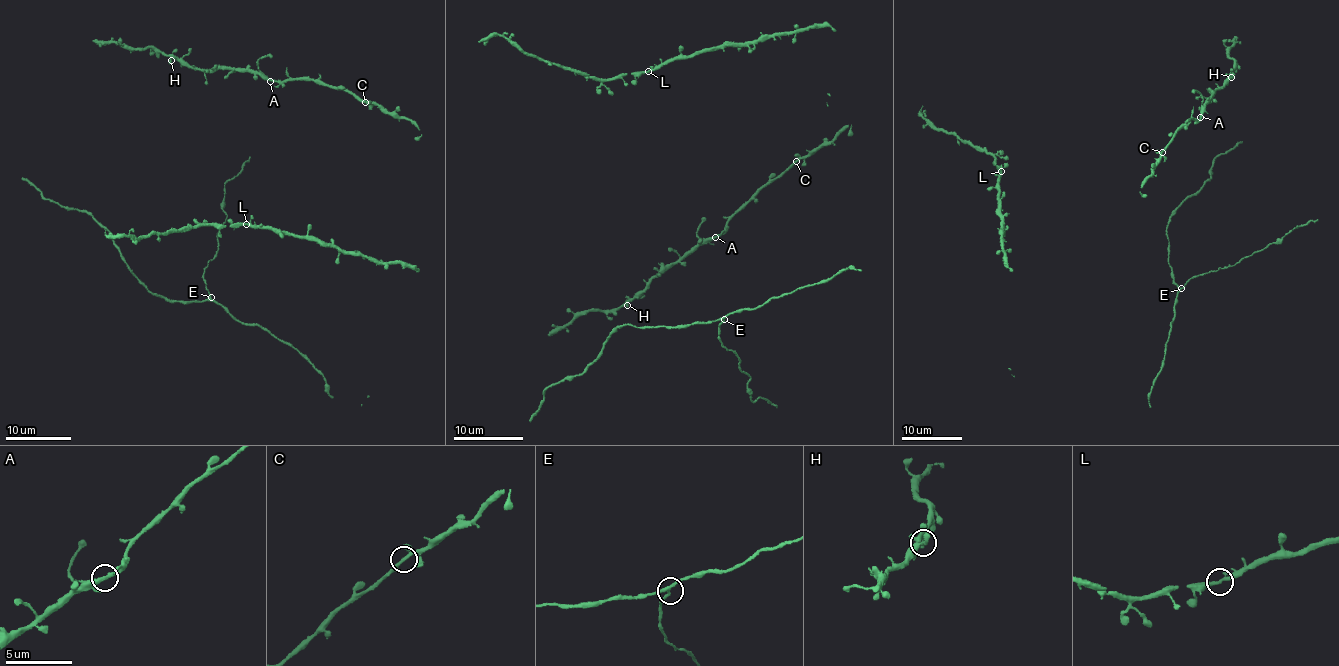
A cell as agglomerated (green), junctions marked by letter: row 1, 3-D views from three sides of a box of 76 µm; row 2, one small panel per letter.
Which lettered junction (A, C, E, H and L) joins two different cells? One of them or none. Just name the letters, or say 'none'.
none

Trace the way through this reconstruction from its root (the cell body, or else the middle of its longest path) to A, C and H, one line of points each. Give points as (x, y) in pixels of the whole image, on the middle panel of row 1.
A: (679, 262), (715, 237)
C: (679, 262), (699, 245), (720, 234), (736, 212), (796, 161)
H: (679, 262), (661, 267), (627, 305)

